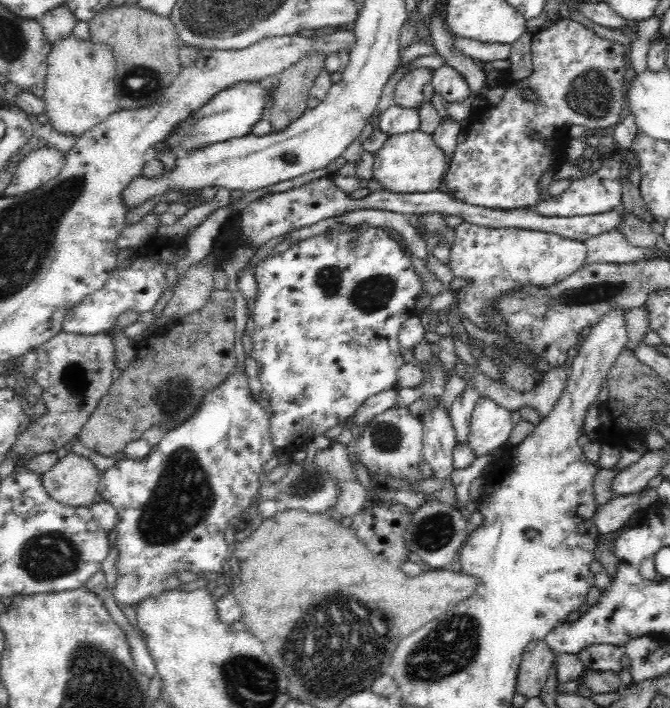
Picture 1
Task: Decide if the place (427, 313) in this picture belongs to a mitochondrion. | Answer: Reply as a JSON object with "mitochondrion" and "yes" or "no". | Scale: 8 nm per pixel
{"mitochondrion":"no"}

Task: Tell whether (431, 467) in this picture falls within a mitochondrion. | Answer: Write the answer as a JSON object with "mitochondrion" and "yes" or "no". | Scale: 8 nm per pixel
{"mitochondrion":"no"}

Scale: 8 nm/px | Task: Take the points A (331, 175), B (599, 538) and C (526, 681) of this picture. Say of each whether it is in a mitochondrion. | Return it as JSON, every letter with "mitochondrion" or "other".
{"A":"other","B":"other","C":"other"}

